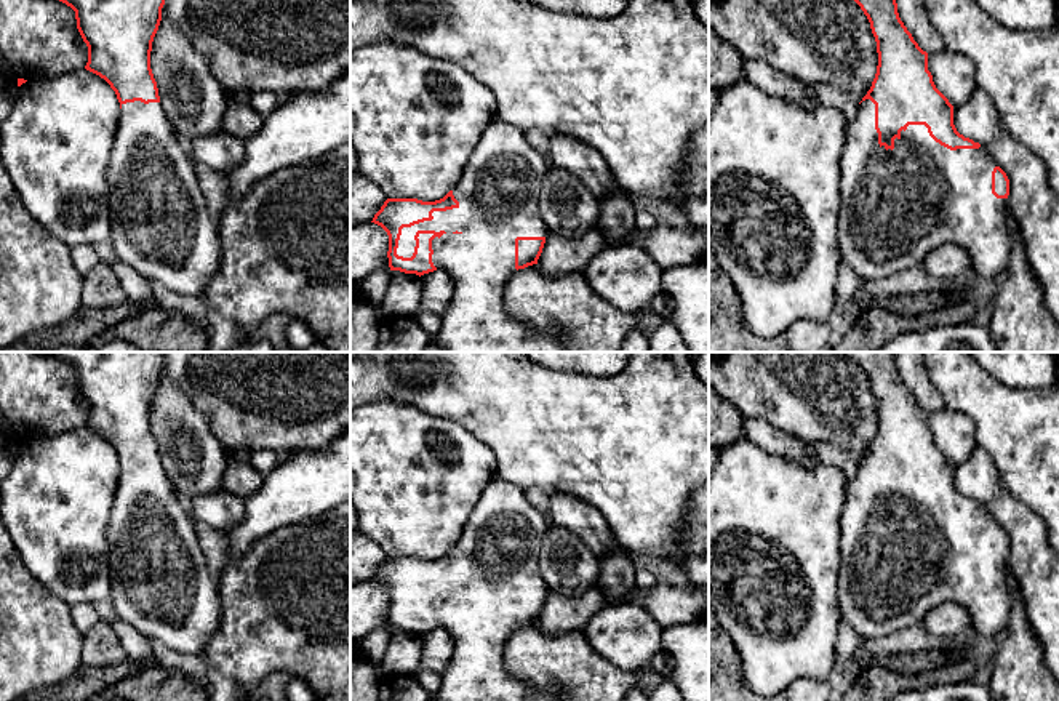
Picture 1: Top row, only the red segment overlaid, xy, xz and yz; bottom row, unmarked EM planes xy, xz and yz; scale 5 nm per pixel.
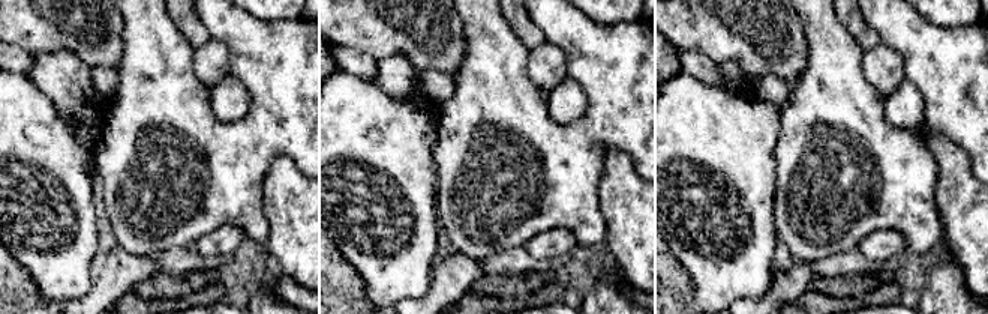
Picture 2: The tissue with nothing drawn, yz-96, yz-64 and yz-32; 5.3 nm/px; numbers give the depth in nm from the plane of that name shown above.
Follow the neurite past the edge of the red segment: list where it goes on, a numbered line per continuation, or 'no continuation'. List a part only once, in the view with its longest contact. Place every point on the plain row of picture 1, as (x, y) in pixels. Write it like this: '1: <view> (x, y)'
1: xz (498, 551)

